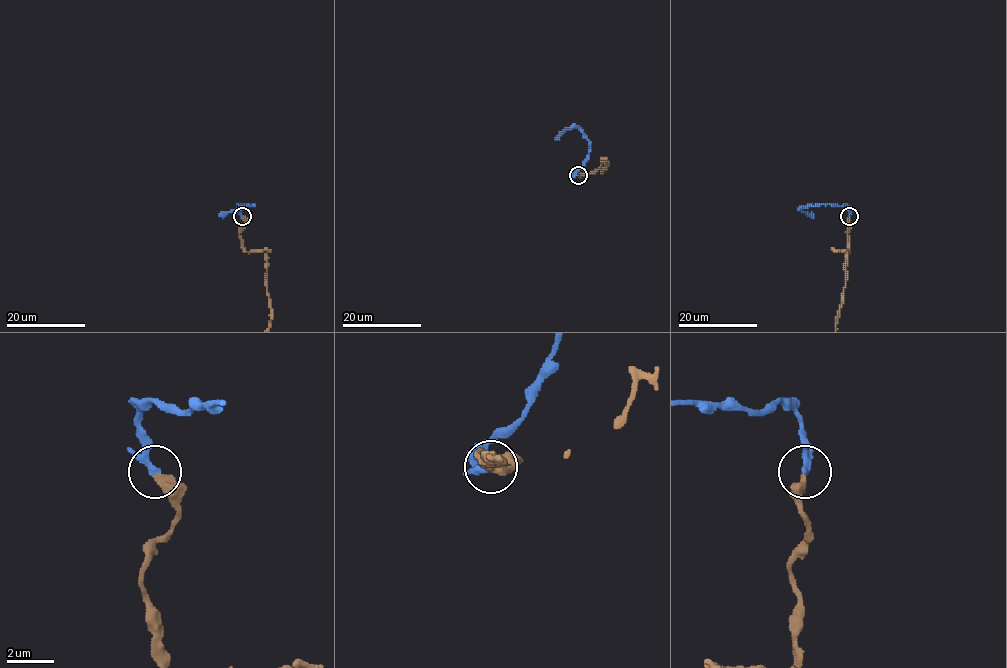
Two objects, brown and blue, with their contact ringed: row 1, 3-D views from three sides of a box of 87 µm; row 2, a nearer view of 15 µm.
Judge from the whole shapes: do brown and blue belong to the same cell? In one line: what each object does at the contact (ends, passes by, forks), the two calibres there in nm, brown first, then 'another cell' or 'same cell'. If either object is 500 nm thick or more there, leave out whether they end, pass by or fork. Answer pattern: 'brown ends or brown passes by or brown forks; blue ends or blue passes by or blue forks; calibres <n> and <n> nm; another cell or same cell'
brown ends; blue passes by; calibres 320 and 240 nm; same cell

